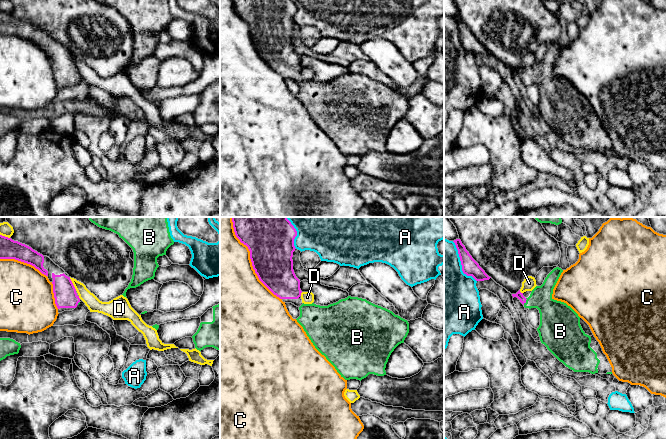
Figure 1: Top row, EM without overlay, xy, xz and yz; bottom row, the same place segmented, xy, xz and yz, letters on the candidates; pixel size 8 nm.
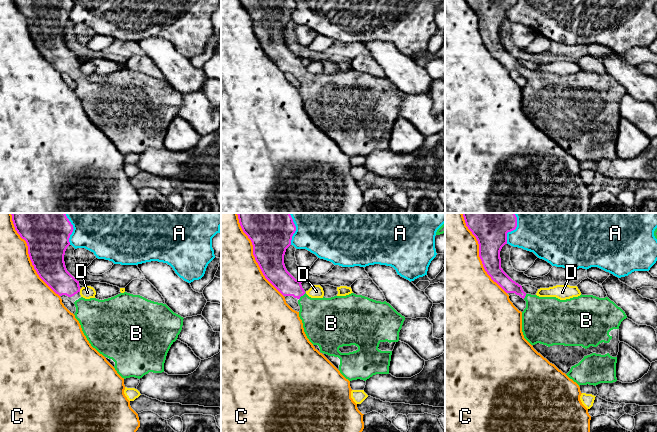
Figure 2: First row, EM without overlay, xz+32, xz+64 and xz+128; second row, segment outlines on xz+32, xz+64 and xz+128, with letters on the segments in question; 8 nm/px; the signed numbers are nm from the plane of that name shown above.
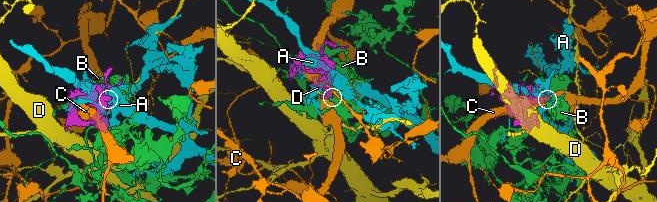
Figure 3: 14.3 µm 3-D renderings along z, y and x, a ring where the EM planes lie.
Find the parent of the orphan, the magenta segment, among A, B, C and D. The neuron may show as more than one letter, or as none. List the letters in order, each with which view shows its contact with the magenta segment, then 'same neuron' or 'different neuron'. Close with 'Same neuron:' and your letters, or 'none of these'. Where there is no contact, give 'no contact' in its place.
A: meets magenta in yz; different neuron
B: meets magenta in yz; same neuron
C: meets magenta in xz; different neuron
D: meets magenta in xy; different neuron
Same neuron: B

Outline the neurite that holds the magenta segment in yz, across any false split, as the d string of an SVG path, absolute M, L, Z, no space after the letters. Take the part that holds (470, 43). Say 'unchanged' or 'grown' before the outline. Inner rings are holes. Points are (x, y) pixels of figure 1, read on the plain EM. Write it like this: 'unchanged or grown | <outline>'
unchanged | M460 15L453 17L458 26L460 33L462 47L467 52L472 52L476 57L489 56L489 53L485 47L479 42L479 40L472 34Z

